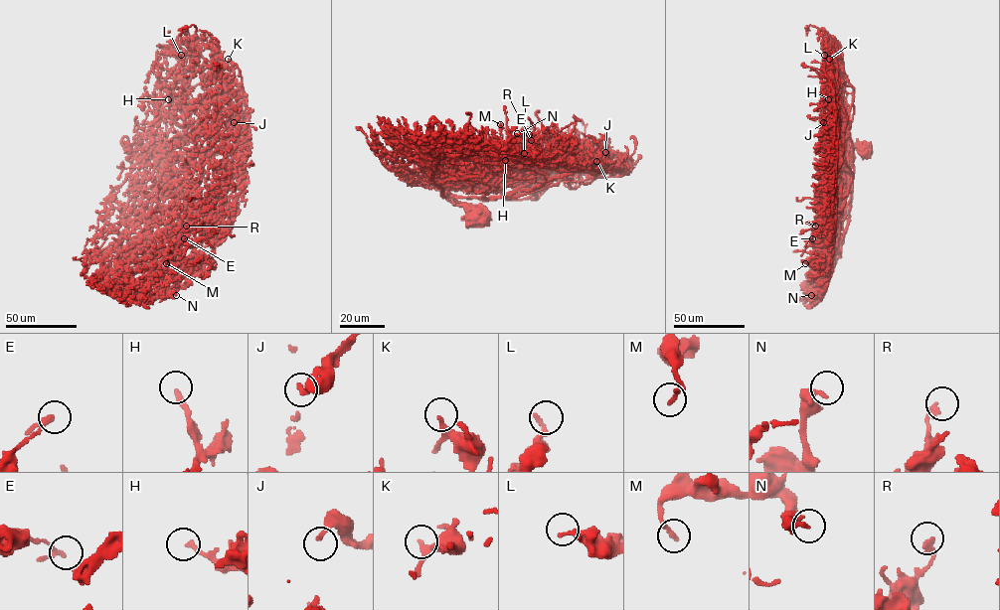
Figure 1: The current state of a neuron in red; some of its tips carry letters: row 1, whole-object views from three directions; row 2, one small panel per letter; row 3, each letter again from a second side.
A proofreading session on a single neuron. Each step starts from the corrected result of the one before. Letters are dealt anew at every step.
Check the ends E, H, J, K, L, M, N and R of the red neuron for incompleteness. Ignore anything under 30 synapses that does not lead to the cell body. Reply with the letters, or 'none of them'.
none of them

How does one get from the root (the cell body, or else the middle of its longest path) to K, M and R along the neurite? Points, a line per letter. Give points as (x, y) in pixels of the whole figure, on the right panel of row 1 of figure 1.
K: (864, 152), (856, 147), (853, 159), (849, 125), (845, 120), (839, 122), (832, 102), (829, 59)
M: (864, 152), (856, 147), (852, 151), (854, 174), (846, 218), (830, 228), (823, 258), (805, 263)
R: (864, 152), (856, 147), (852, 151), (854, 173), (844, 206), (819, 231), (814, 230), (815, 226)

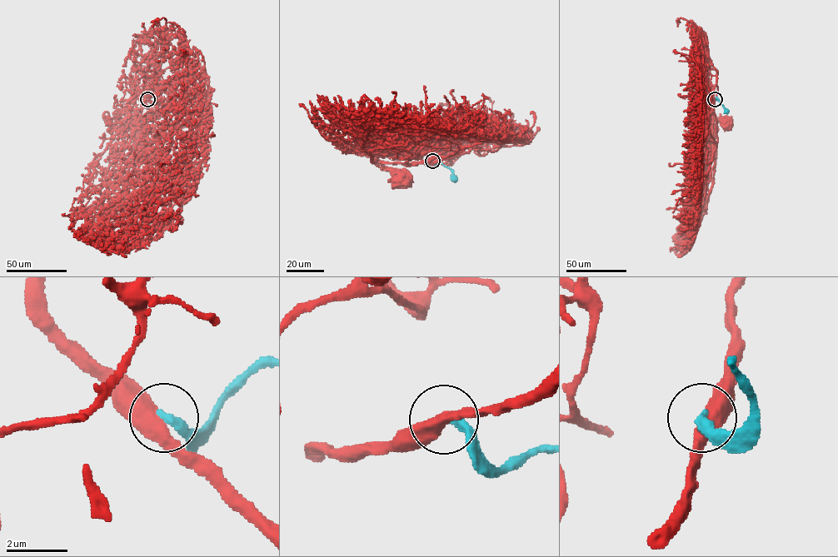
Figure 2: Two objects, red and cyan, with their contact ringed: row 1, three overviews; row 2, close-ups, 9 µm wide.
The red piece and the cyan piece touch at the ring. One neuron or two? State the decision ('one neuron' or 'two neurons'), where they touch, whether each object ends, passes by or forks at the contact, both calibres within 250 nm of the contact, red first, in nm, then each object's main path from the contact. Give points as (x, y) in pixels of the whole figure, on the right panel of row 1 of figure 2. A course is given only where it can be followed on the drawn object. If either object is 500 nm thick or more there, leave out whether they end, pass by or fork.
two neurons; place (715, 99); red passes by; cyan ends; calibres 480 and 320 nm; course red (715, 99), (710, 106), (704, 103), (708, 98), (711, 100), (715, 131), (719, 121), (726, 125); course cyan (715, 99), (715, 96), (727, 113)

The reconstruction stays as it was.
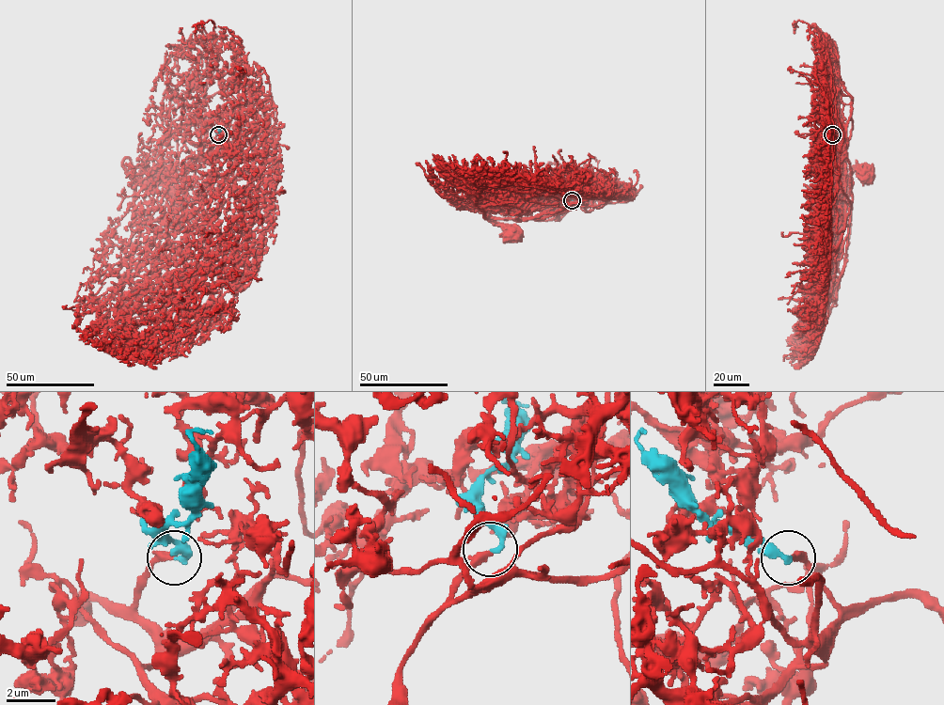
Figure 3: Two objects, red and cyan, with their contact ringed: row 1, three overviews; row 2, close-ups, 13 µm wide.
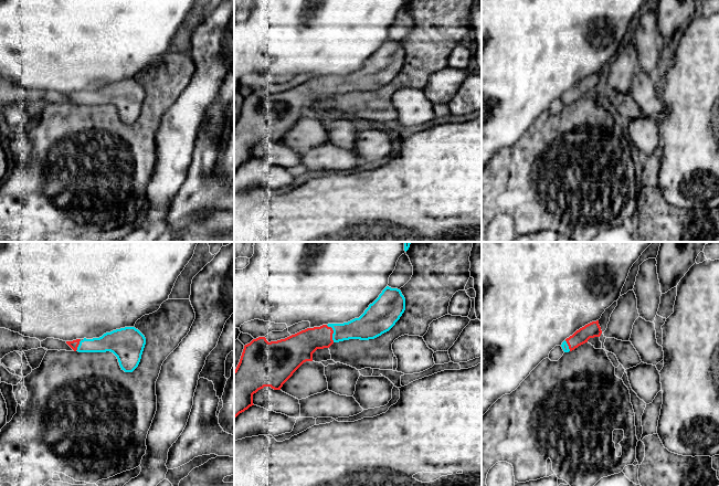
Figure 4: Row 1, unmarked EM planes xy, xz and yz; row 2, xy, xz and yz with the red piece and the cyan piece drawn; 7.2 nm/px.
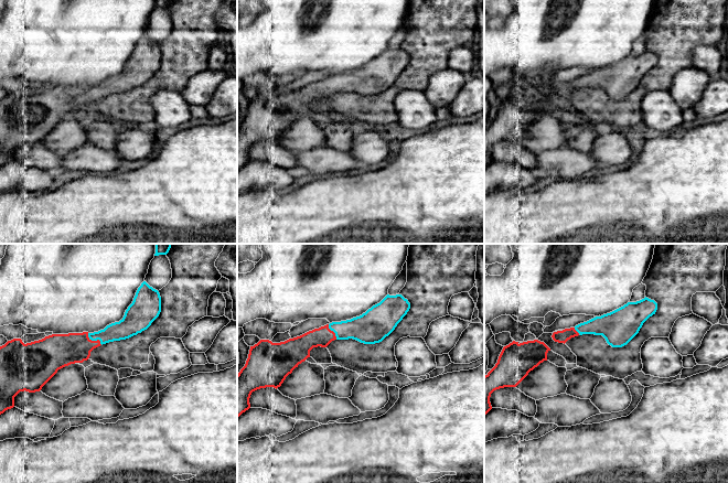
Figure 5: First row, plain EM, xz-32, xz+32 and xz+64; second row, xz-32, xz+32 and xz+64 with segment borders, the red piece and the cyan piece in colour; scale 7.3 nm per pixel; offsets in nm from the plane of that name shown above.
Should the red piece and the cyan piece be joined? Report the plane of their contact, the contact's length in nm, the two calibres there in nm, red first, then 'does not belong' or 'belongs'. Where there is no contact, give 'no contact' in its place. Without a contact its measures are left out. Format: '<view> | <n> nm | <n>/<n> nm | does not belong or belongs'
xz | 140 nm | 200/180 nm | belongs

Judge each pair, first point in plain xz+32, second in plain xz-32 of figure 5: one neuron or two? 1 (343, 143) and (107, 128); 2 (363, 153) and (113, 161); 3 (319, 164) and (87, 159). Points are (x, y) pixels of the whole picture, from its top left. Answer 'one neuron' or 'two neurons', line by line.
1: one neuron
2: two neurons
3: one neuron

